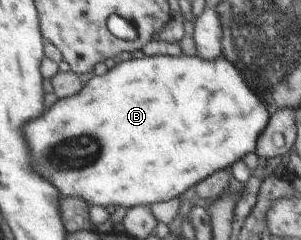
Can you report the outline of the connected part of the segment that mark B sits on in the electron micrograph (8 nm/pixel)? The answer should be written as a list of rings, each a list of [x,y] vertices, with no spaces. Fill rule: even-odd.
[[[223,55],[210,62],[197,56],[143,56],[123,62],[116,60],[113,68],[100,76],[91,77],[77,93],[56,100],[47,109],[47,113],[41,113],[35,121],[31,121],[31,125],[23,125],[23,137],[27,141],[27,147],[31,149],[31,161],[33,161],[35,173],[39,173],[43,179],[51,181],[55,185],[55,189],[59,189],[59,195],[82,199],[87,207],[98,205],[105,208],[111,205],[111,207],[124,207],[128,210],[134,206],[150,206],[151,203],[179,197],[183,191],[208,175],[230,167],[237,160],[241,160],[246,153],[254,151],[262,129],[269,123],[269,117],[270,115],[258,95],[257,97],[253,95],[249,78],[239,76],[234,65]]]

